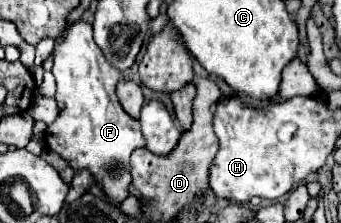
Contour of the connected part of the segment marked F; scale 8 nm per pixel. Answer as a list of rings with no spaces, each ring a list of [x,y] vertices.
[[[85,18],[67,22],[65,30],[57,38],[53,50],[53,76],[57,80],[55,100],[63,104],[63,110],[47,128],[45,142],[49,150],[61,154],[73,170],[87,168],[95,176],[97,184],[107,192],[109,202],[119,206],[119,202],[129,194],[129,156],[135,148],[145,146],[145,140],[139,120],[131,118],[115,96],[119,72],[105,60],[101,48],[97,48],[93,26]]]

